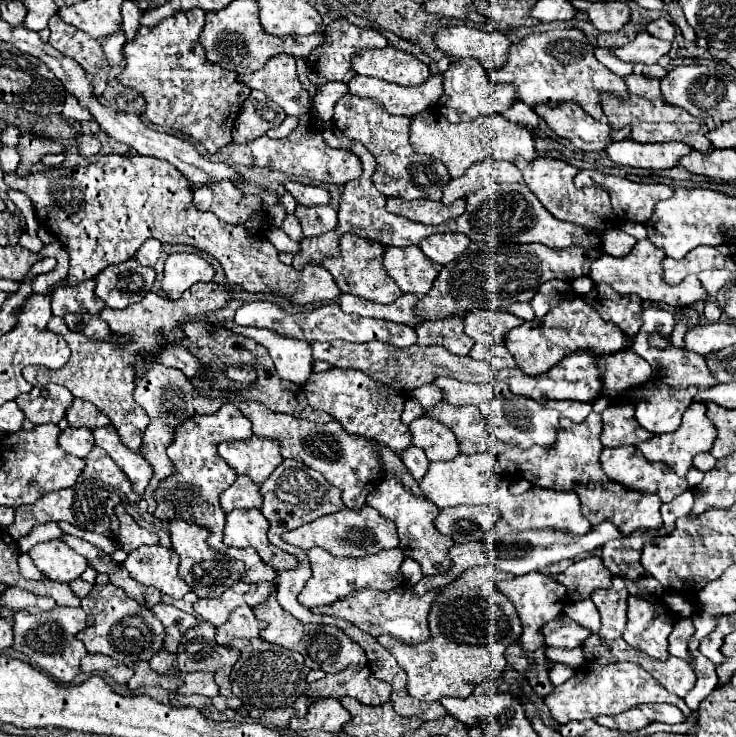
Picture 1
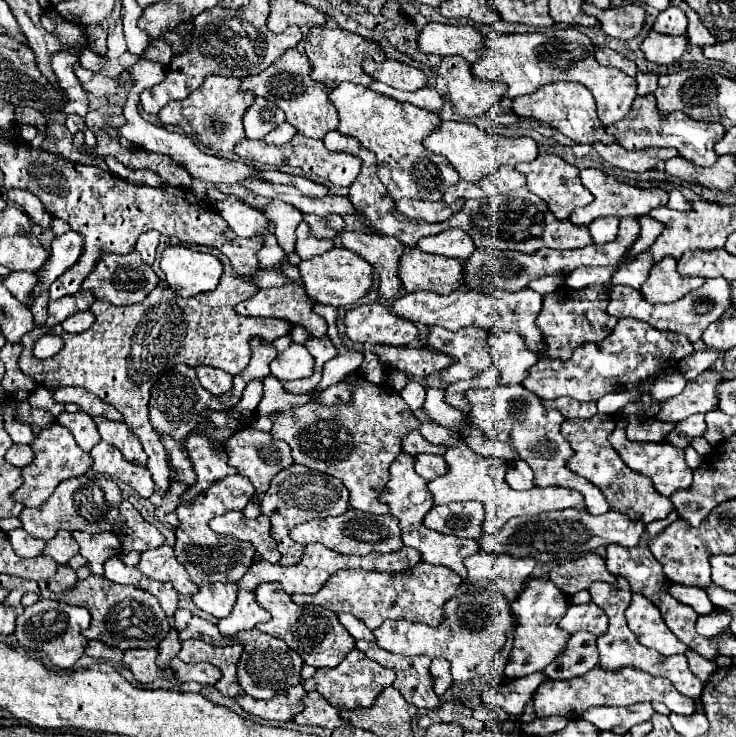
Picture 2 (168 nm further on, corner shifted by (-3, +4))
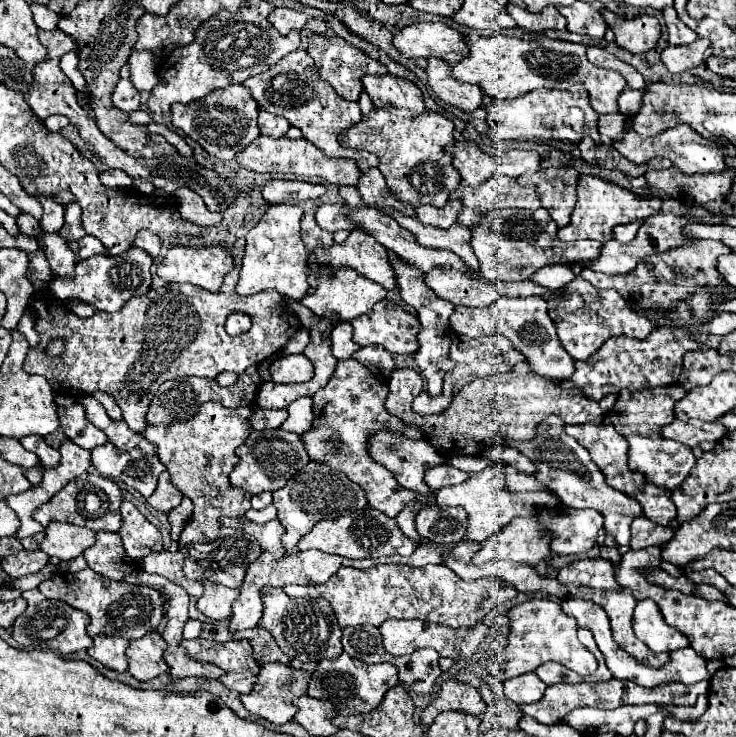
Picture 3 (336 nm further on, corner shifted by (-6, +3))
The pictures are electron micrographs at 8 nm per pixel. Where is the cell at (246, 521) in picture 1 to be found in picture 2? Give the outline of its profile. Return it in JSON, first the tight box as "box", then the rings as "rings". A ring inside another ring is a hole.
{"box":[211,510,281,564],"rings":[[[231,510],[223,516],[217,516],[211,520],[211,528],[217,534],[227,534],[233,538],[247,540],[255,546],[255,550],[267,560],[277,564],[281,554],[275,546],[275,540],[271,538],[271,532],[267,530],[267,516],[257,516],[255,520],[249,520],[239,510]]]}

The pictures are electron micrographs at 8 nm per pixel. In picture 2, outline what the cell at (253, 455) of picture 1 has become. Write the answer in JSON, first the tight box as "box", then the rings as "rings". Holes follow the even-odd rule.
{"box":[227,428,293,494],"rings":[[[245,428],[235,432],[229,440],[227,440],[227,458],[229,458],[229,466],[235,466],[239,470],[239,474],[247,476],[251,480],[251,484],[255,486],[257,494],[263,494],[269,488],[271,478],[281,472],[283,468],[293,464],[291,458],[291,448],[287,442],[283,440],[273,440],[269,432],[261,432],[255,428]]]}

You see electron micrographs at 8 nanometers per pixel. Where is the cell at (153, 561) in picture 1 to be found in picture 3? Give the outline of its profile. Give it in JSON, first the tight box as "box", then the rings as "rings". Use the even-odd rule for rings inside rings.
{"box":[142,551,204,597],"rings":[[[160,551],[160,553],[150,553],[142,559],[142,569],[146,573],[156,573],[162,575],[166,579],[170,579],[172,583],[180,585],[186,589],[188,595],[192,597],[200,597],[204,587],[198,581],[190,581],[186,579],[184,571],[184,555],[180,551]]]}

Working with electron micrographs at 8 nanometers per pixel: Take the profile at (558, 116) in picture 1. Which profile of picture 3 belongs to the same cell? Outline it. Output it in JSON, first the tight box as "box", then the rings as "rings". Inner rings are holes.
{"box":[486,89,600,143],"rings":[[[572,89],[572,91],[530,91],[518,99],[506,99],[506,101],[492,101],[492,105],[486,107],[488,115],[488,133],[494,143],[500,141],[572,141],[578,143],[582,137],[592,137],[596,143],[600,143],[598,135],[598,113],[590,107],[588,91],[586,89]]]}

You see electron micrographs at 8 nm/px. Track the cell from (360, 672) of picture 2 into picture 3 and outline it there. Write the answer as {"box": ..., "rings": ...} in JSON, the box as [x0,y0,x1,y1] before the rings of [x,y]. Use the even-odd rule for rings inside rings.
{"box":[308,653,398,715],"rings":[[[342,653],[338,659],[322,659],[312,673],[312,681],[308,685],[308,695],[314,699],[326,699],[332,701],[336,711],[342,715],[358,715],[358,713],[370,713],[376,709],[386,691],[398,685],[398,669],[390,663],[380,665],[368,665],[362,663],[346,653]]]}

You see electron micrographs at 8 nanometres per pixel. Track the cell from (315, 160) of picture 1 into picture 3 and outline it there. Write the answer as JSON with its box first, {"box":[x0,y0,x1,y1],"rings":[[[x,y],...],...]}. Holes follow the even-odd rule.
{"box":[236,135,360,185],"rings":[[[260,135],[252,141],[244,151],[236,155],[236,161],[256,173],[292,173],[292,175],[306,175],[306,177],[320,177],[332,185],[356,185],[360,179],[360,169],[354,159],[332,159],[318,147],[310,145],[304,137],[300,139],[274,139]]]}

